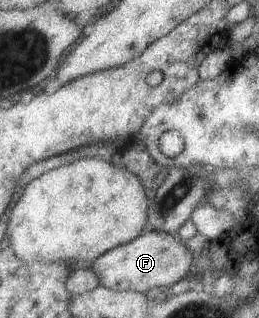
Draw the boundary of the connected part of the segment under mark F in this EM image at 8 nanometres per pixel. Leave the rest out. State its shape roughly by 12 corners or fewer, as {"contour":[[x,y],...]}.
{"contour":[[143,231],[86,266],[104,288],[145,293],[185,279],[191,253]]}

